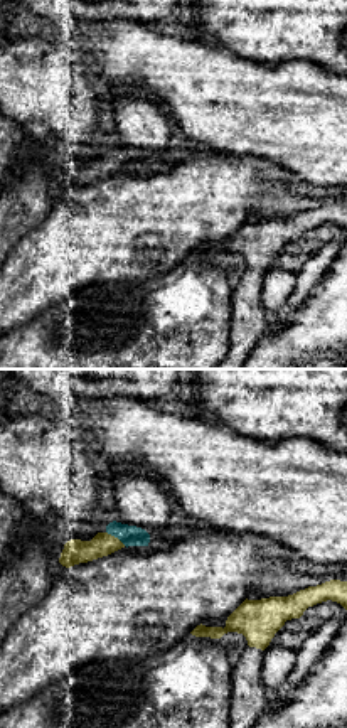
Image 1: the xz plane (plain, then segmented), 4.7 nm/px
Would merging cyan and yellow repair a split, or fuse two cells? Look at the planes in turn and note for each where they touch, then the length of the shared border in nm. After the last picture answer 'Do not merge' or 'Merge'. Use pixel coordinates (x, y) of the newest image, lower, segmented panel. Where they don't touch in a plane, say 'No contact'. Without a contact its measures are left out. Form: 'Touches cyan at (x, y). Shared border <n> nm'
Touches cyan at (117, 536). Shared border 120 nm

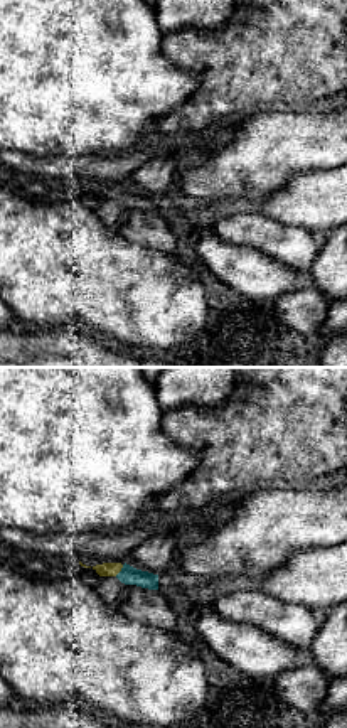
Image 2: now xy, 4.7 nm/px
Touches cyan at (122, 570). Shared border 70 nm

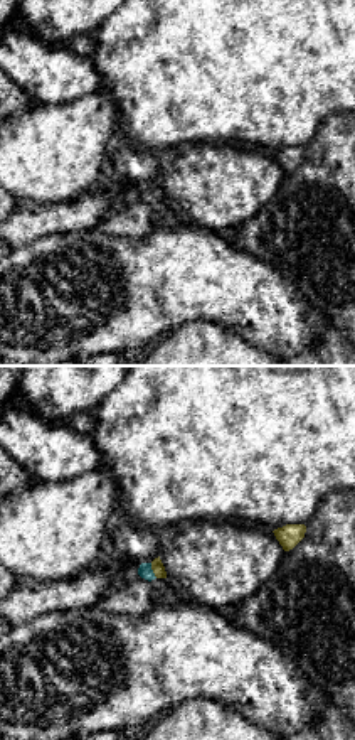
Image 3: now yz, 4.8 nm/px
Touches cyan at (152, 570). Shared border 80 nm

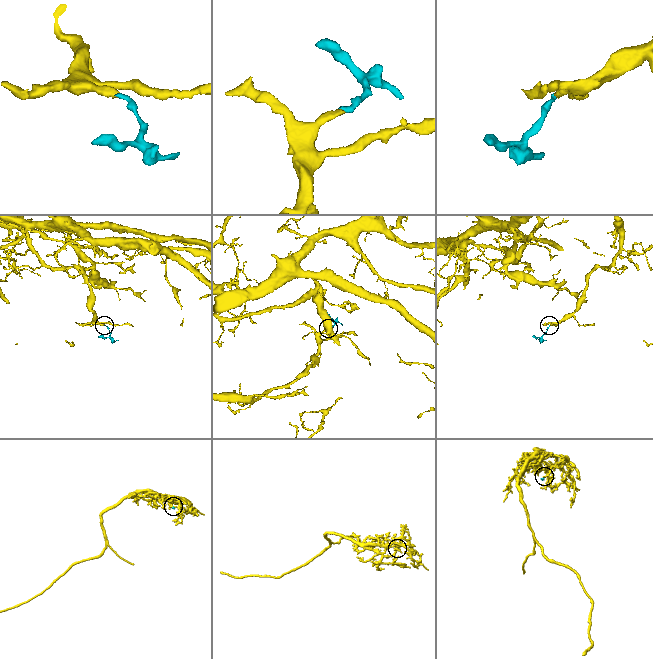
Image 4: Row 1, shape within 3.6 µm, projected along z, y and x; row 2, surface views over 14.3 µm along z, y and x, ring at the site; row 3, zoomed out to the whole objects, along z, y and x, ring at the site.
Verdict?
Merge

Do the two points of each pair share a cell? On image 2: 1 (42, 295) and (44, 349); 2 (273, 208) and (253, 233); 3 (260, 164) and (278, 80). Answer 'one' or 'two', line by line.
1: two
2: two
3: two

